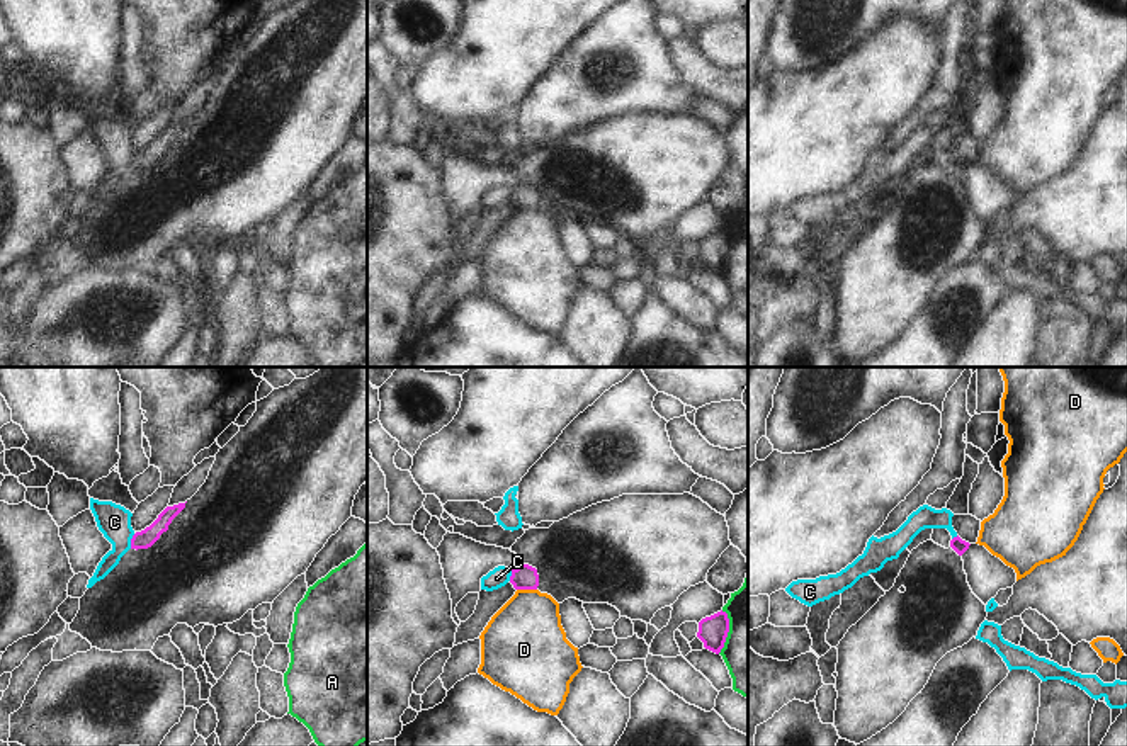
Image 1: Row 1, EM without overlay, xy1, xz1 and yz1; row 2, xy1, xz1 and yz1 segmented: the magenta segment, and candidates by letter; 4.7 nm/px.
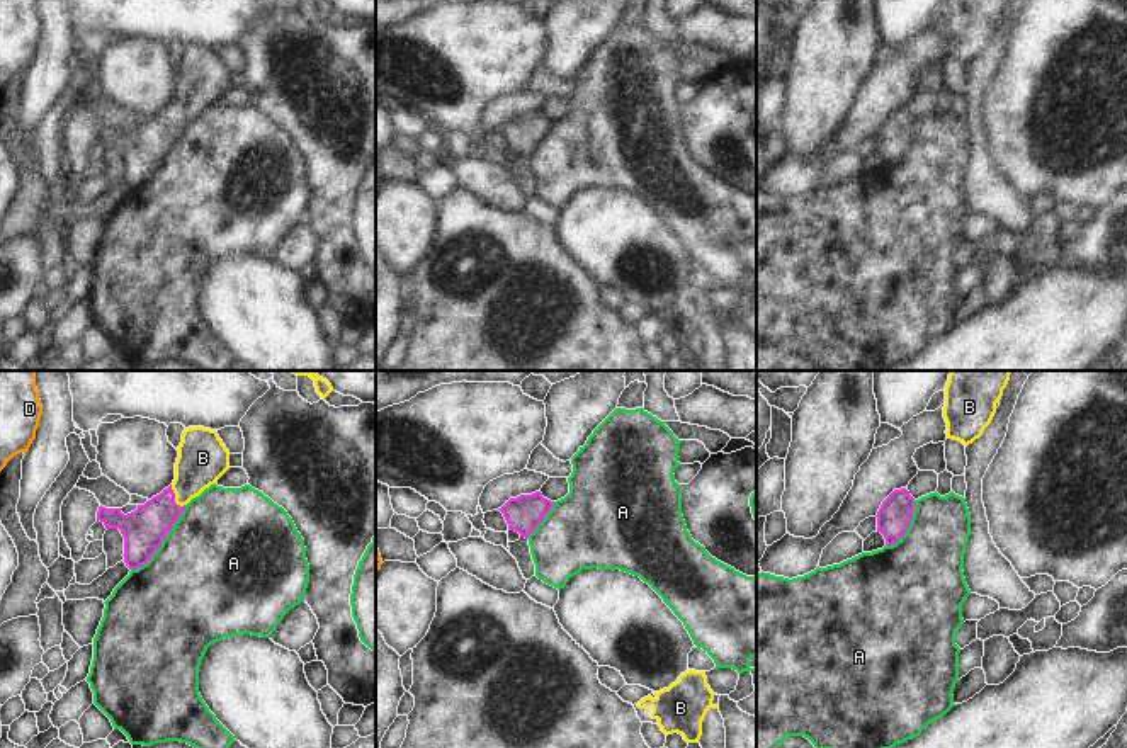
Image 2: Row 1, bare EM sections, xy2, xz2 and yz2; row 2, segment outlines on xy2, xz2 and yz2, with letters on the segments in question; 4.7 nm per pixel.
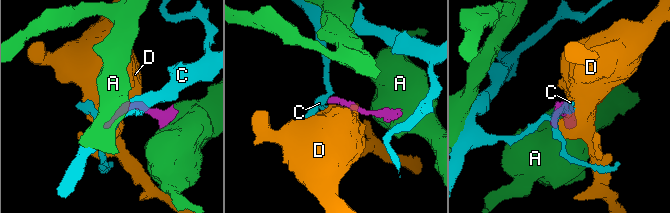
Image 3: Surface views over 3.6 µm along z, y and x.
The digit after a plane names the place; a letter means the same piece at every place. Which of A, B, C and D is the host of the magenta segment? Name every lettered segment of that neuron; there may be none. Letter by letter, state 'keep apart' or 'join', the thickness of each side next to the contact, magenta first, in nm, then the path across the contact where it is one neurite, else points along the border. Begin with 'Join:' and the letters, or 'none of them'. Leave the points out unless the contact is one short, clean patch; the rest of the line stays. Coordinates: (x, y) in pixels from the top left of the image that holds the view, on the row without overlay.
Join: B
A: keep apart; 200 nm thick on the magenta side, 500 nm on the other; border along xy2 (186, 124), (158, 169), (145, 182), (131, 189)
B: join; 200 nm thick on the magenta side, 240 nm on the other; runs through xy2 (143, 150), (174, 116), (191, 99), (203, 77)
C: keep apart; 90 nm thick on the magenta side, 160 nm on the other; border along xy1 (135, 153), (130, 167)
D: keep apart; 120 nm thick on the magenta side, 380 nm on the other

